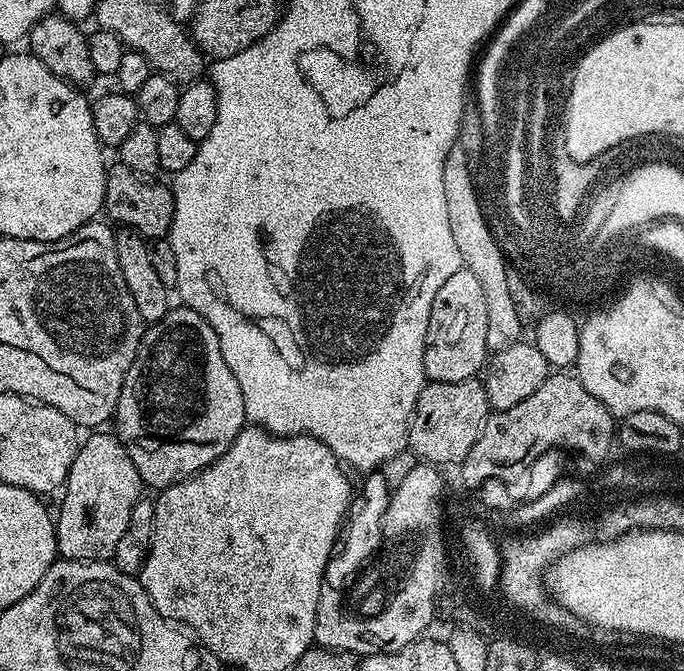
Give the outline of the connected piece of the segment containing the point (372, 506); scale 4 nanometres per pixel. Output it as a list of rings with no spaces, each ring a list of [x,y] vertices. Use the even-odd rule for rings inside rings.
[[[373,470],[363,477],[363,484],[353,495],[348,507],[348,515],[342,534],[340,551],[328,560],[324,571],[325,585],[340,591],[349,585],[350,576],[357,575],[360,569],[375,555],[383,543],[383,527],[386,510],[389,508],[391,489],[386,485],[383,471]]]

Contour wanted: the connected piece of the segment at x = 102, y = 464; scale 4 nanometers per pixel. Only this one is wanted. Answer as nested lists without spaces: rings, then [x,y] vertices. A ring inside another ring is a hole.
[[[92,430],[88,437],[79,441],[76,457],[68,471],[68,479],[62,489],[64,501],[60,504],[60,516],[55,517],[56,551],[66,560],[103,560],[111,561],[118,541],[130,522],[130,510],[142,499],[142,481],[134,462],[130,462],[130,454],[126,454],[126,446],[120,437],[108,430]]]

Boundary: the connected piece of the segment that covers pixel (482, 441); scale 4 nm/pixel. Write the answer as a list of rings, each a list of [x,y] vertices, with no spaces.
[[[550,374],[530,398],[518,402],[518,406],[510,406],[510,410],[493,411],[489,415],[478,442],[474,442],[458,472],[464,479],[464,488],[480,490],[487,480],[515,477],[521,466],[532,464],[553,449],[569,448],[581,452],[588,460],[600,460],[611,450],[615,432],[617,435],[618,424],[612,411],[602,406],[576,375]]]

